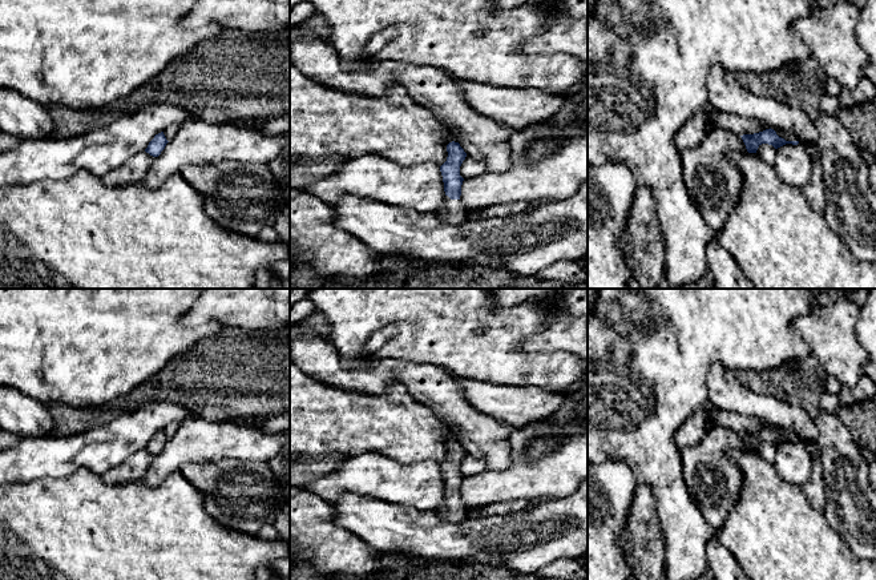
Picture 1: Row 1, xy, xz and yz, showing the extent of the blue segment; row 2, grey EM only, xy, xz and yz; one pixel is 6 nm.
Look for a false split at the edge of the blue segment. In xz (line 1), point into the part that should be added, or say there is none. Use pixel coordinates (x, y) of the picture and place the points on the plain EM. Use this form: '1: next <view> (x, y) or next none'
1: next xz (452, 508)

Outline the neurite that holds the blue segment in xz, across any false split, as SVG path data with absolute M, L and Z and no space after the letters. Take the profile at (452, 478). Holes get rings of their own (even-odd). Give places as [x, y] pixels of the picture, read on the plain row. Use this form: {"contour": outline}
{"contour": "M459 440L447 443L448 455L440 464L444 480L445 499L435 512L449 521L459 521L467 517L468 509L464 507L460 494L464 476L460 474L460 464L467 455L467 451Z"}

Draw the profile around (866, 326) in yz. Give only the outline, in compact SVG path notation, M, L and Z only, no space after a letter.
M869 289L865 303L860 306L855 334L871 362L876 364L876 289Z

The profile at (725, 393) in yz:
M714 363L706 376L710 403L718 410L755 416L770 426L792 428L802 440L816 442L818 428L804 408L770 395L758 395L735 380L720 364Z

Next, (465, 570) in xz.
M427 560L425 565L412 571L400 565L395 571L379 572L375 576L356 579L352 576L326 576L324 580L562 580L560 577L536 577L518 573L504 567L492 567L473 563L472 560L459 560L457 564Z

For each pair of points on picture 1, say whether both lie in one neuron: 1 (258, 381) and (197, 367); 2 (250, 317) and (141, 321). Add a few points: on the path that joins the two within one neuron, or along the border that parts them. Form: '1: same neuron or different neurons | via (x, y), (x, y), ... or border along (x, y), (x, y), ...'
1: same neuron | via (243, 374), (212, 374)
2: different neurons | border along (180, 321), (188, 326), (213, 322)

